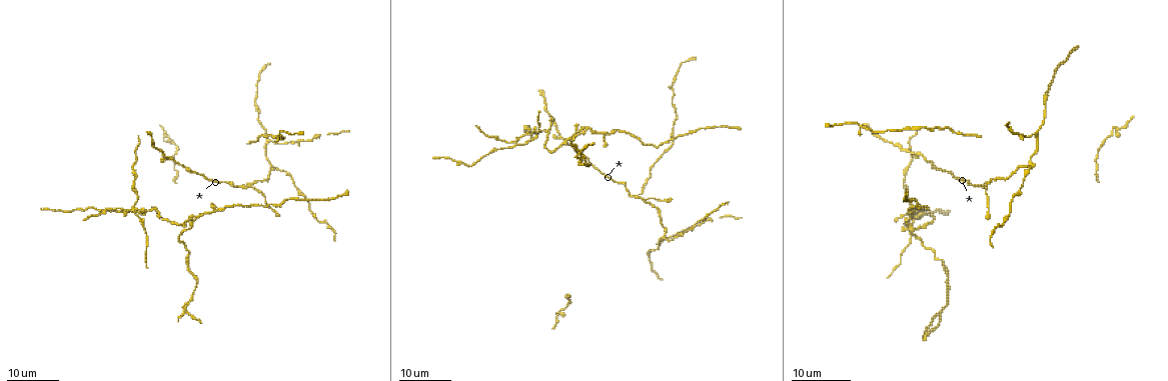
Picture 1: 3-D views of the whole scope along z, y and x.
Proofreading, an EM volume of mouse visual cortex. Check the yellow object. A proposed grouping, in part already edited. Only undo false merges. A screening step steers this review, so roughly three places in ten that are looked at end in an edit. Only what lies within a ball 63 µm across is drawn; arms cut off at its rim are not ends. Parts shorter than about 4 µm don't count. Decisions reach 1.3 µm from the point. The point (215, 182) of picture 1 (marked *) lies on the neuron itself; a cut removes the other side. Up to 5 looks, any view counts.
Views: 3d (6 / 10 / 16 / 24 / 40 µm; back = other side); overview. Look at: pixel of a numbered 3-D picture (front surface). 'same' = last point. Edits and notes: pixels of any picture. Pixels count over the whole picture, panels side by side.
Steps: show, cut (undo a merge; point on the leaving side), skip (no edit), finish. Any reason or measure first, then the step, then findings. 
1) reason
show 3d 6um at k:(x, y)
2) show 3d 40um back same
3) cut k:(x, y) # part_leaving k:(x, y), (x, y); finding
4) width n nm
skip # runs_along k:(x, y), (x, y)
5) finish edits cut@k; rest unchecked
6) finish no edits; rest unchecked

four or more arms meet
show 3d 16um at 1:(524, 134)

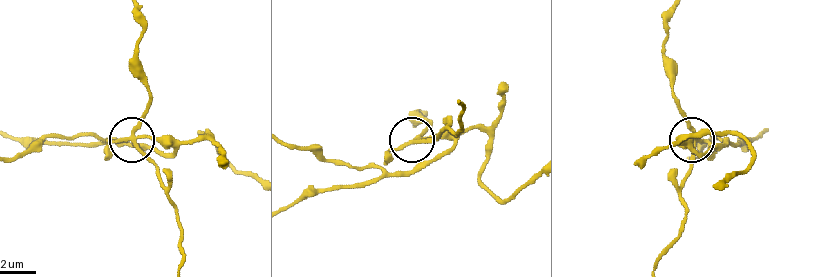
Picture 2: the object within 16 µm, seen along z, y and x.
show 3d 10um at 2:(132, 141)

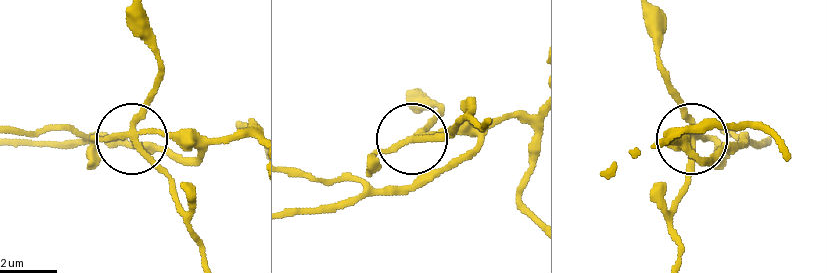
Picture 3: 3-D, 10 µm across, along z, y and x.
cut 3:(162, 168) # part_leaving 3:(136, 132), (157, 77), (157, 41), (147, 20); two neurons meet here

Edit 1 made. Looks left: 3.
show overview

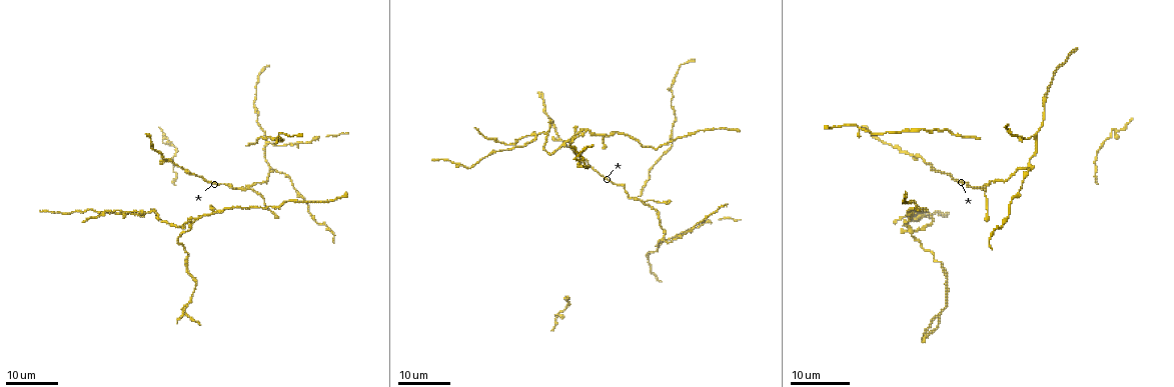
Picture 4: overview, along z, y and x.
small branch off a trunk
show 3d 24um at 4:(191, 226)

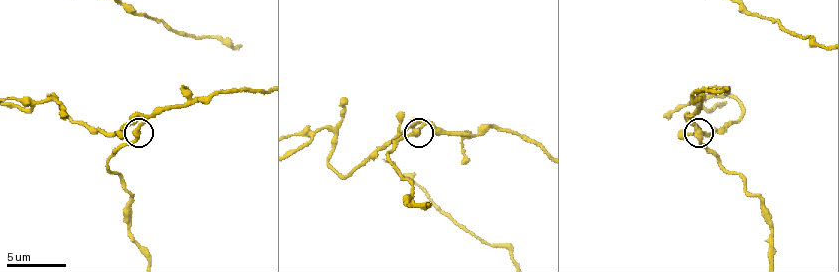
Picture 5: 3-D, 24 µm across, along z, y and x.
show 3d 6um at 5:(696, 130)

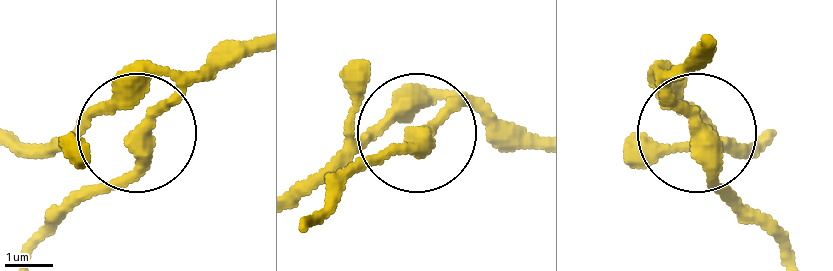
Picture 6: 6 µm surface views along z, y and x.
skip # continuous, no second neuron

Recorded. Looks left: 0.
finish edits cut@3; rest unchecked

